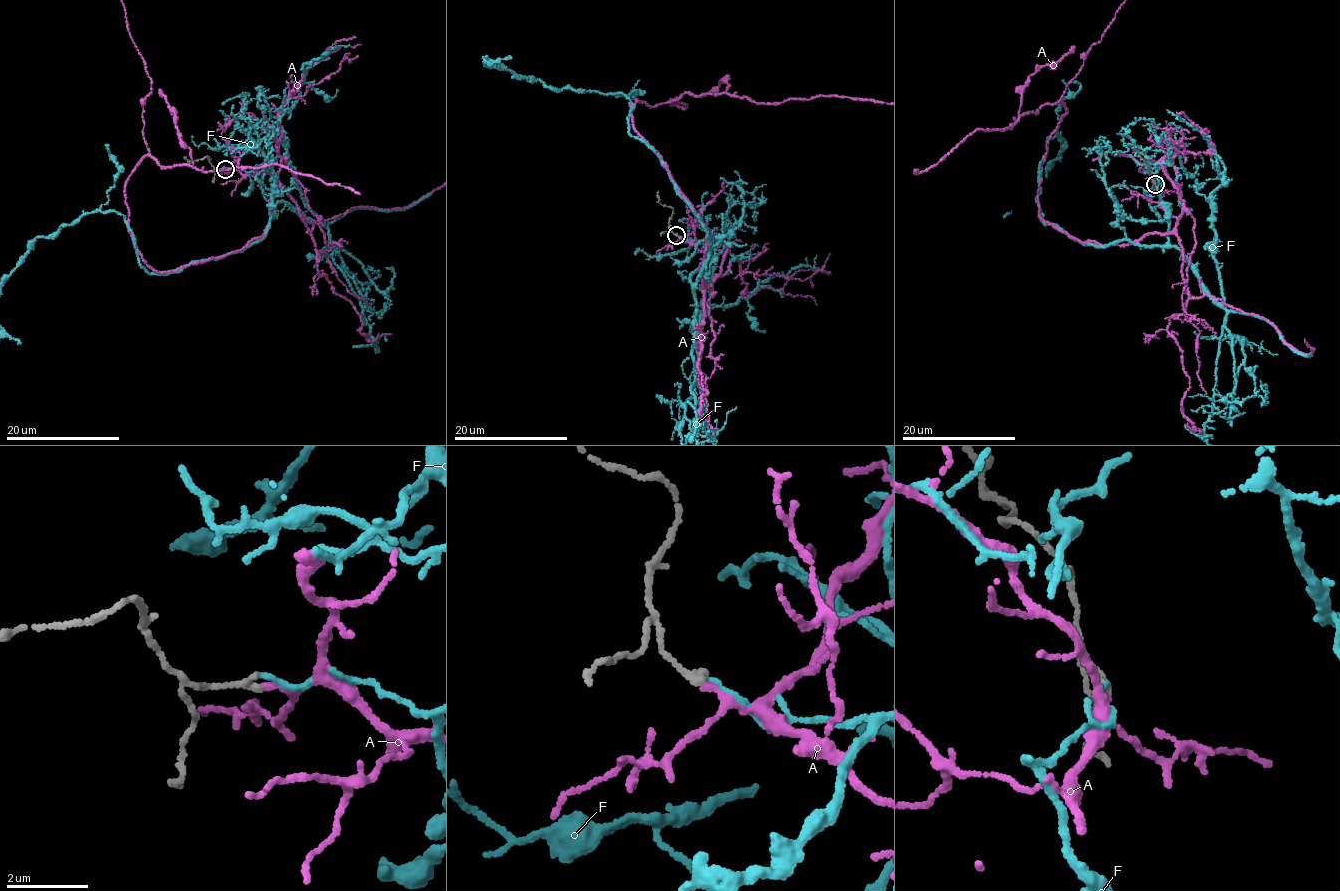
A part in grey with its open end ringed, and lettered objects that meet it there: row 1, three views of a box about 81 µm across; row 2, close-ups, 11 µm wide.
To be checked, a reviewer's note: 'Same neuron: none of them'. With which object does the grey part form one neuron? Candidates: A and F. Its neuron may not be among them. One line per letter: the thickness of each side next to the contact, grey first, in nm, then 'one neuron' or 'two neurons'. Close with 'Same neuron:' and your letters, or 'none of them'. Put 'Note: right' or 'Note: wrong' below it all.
A: 170/100 nm | one neuron
F: 170/100 nm | two neurons
Same neuron: A
Note: wrong

